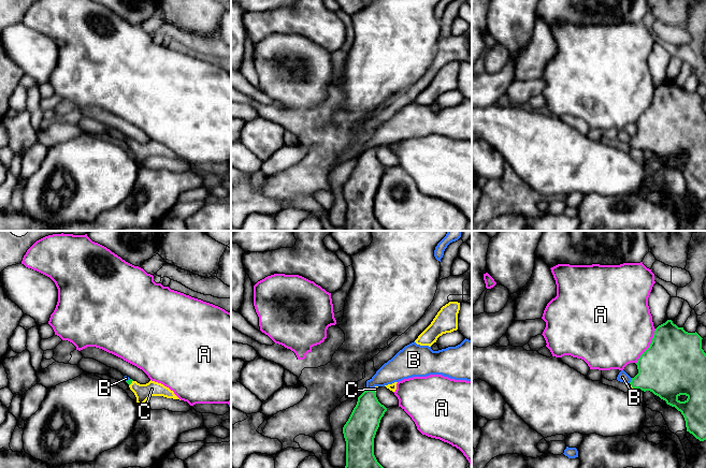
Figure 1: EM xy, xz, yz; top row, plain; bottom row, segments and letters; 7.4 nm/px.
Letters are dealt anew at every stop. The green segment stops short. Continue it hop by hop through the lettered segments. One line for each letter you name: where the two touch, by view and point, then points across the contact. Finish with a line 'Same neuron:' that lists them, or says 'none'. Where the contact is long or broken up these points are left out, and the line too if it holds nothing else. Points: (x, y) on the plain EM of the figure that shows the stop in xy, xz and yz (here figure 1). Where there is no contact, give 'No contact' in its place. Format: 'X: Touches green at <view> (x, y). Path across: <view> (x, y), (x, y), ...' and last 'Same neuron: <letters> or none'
C: Touches green at xy (131, 142). Path across: xy (129, 142), (131, 142), (143, 151)
Same neuron: C

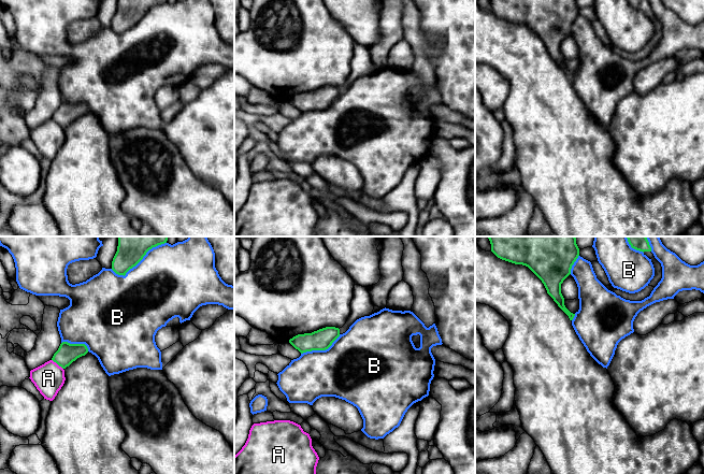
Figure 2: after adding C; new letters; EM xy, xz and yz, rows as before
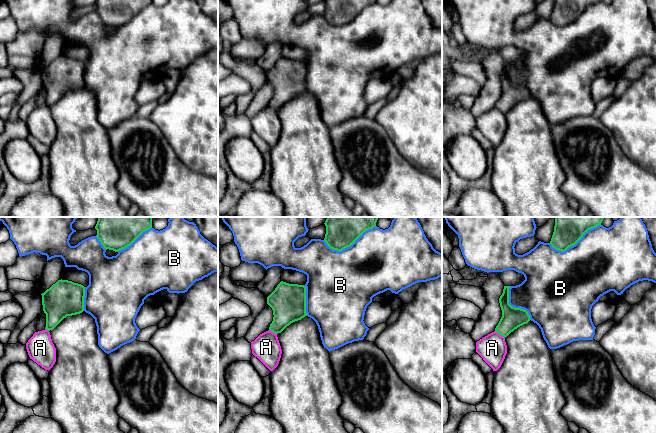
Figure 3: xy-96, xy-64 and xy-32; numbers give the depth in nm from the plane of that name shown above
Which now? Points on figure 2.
Same neuron: none

